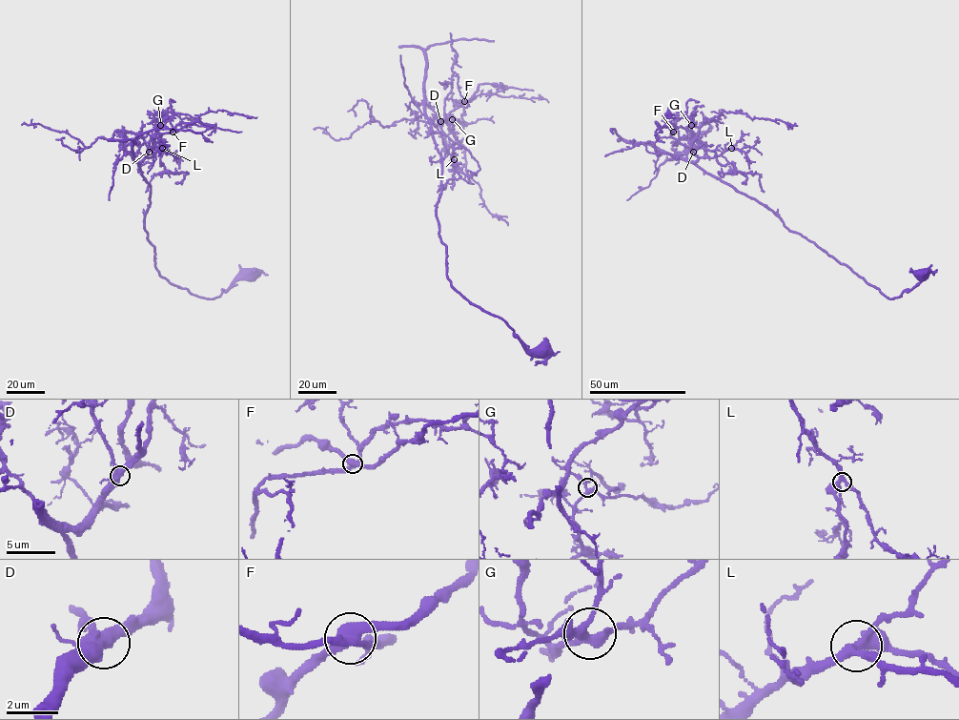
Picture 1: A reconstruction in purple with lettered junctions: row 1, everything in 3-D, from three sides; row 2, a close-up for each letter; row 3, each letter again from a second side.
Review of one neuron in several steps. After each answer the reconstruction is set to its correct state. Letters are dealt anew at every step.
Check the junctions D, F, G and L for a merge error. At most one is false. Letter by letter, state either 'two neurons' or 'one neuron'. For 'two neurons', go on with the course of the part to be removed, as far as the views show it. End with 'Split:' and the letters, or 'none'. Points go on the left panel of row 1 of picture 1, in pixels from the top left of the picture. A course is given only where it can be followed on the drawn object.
D: one neuron
F: one neuron
G: one neuron
L: one neuron
Split: none

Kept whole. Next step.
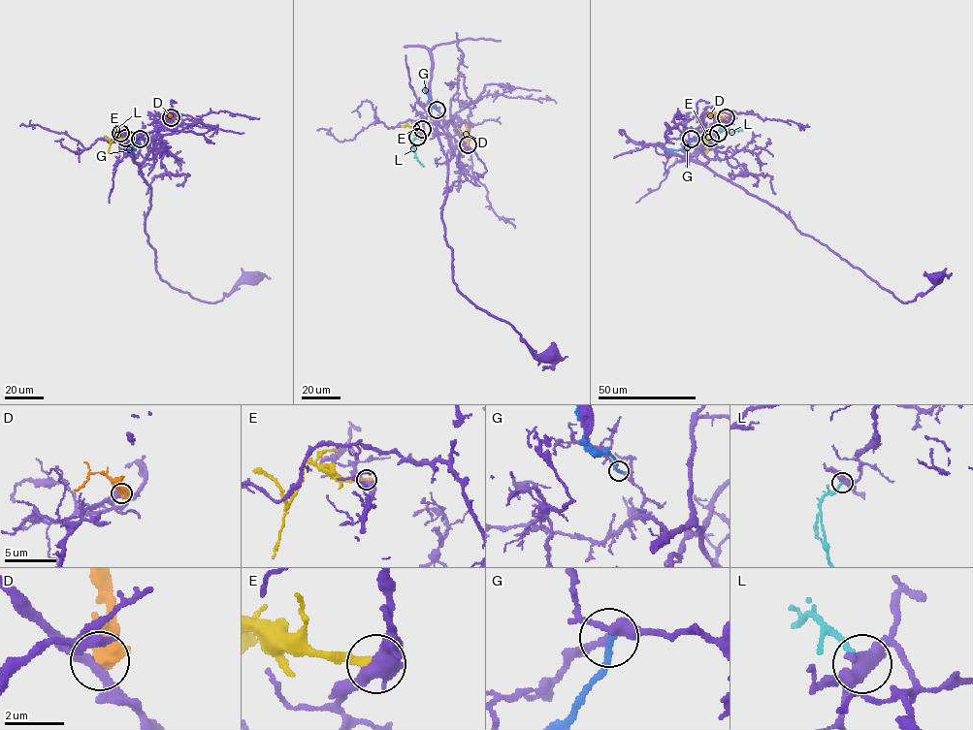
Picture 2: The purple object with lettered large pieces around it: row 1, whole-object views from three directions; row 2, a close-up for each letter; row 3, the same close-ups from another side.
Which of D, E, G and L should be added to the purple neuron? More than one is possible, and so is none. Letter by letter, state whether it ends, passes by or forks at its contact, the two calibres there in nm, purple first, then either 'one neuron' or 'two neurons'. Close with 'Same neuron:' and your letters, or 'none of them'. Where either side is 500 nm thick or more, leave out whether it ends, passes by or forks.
D: calibres 340 and 750 nm; two neurons
E: calibres 500 and 280 nm; two neurons
G: it ends; calibres 180 and 240 nm; two neurons
L: it ends; calibres 480 and 180 nm; two neurons
Same neuron: none of them

